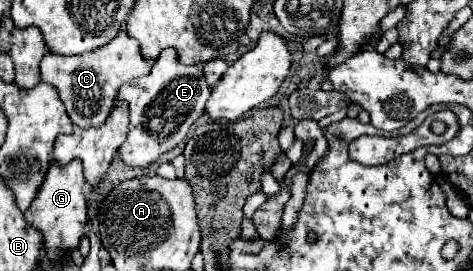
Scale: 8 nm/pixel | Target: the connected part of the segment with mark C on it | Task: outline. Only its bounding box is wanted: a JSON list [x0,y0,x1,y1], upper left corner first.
[41,30,153,128]

